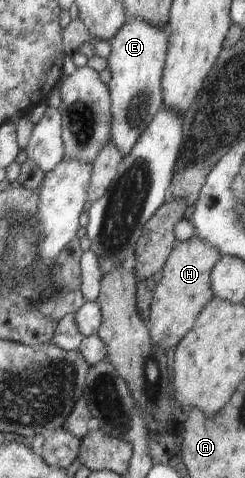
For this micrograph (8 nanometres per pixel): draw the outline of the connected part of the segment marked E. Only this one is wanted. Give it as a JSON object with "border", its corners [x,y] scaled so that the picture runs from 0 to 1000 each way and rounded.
{"border":[[[543,36],[510,44],[445,90],[453,111],[433,126],[453,146],[453,169],[433,180],[445,184],[457,215],[449,291],[494,316],[498,328],[510,328],[665,220],[657,172],[690,65],[673,63],[673,54],[608,52],[608,44],[584,44],[576,36]]]}

